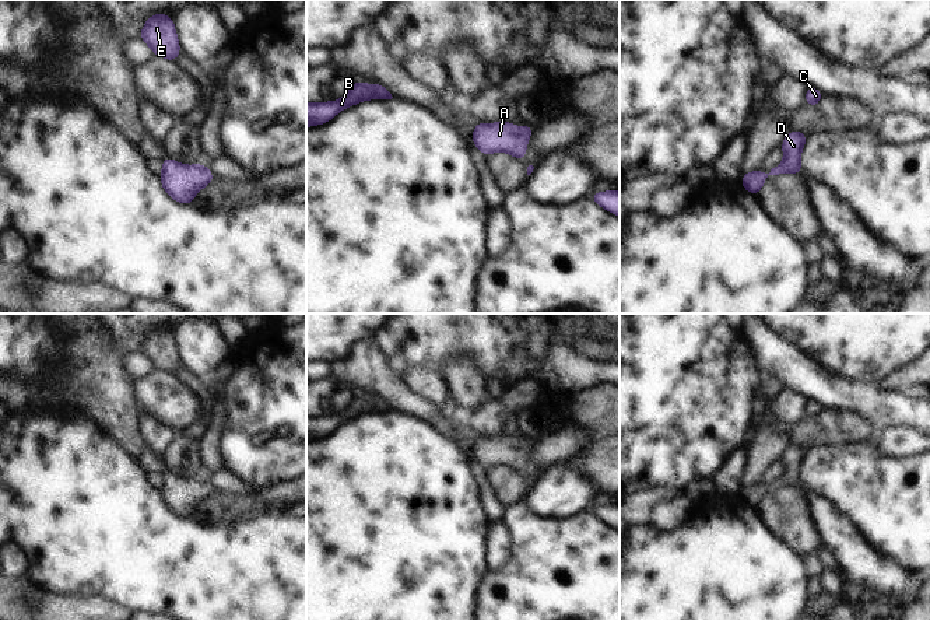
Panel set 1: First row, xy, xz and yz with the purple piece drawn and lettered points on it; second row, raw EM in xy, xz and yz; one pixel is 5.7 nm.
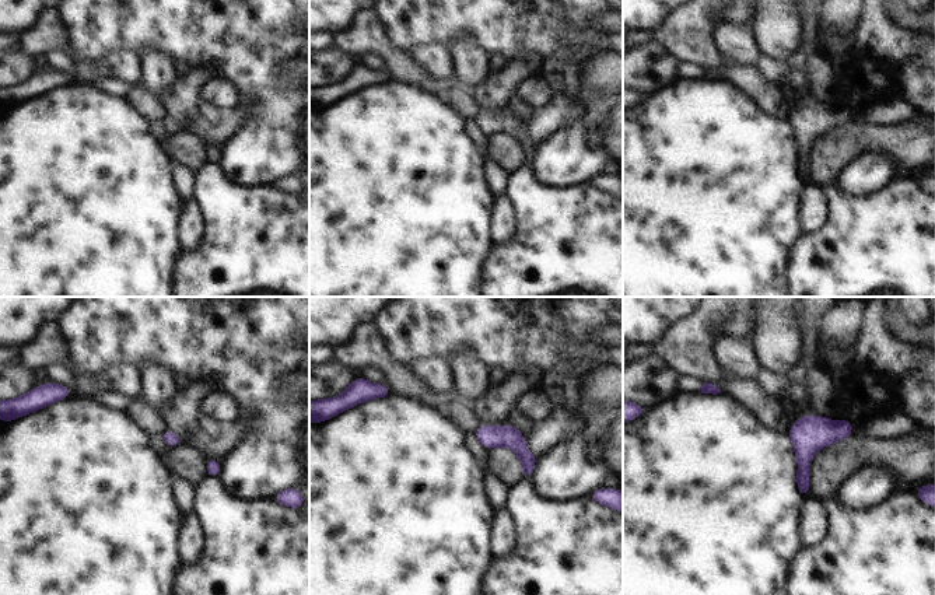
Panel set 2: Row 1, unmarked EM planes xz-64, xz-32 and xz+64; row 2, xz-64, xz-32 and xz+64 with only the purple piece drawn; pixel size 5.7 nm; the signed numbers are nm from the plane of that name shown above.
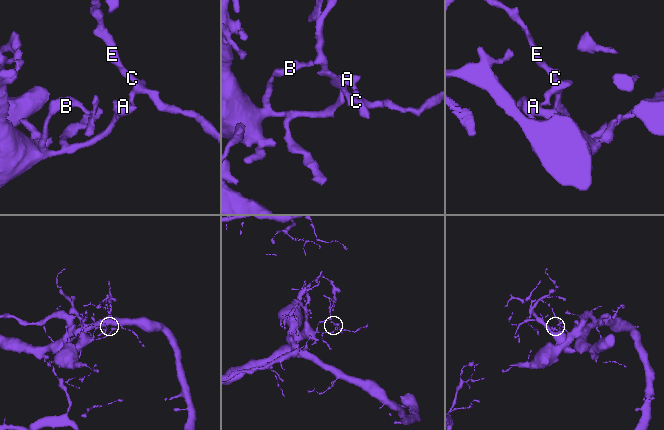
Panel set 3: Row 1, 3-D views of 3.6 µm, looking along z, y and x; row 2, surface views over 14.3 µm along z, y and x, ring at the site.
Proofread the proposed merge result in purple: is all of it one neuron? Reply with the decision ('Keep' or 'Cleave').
Keep

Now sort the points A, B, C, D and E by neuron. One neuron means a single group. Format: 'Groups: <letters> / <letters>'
Groups: A B C D E

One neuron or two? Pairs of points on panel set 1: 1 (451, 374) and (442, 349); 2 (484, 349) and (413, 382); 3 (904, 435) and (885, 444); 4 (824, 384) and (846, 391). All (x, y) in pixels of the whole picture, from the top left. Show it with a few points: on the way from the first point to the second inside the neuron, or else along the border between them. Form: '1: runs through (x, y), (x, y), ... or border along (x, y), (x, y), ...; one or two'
1: border along (439, 372), (451, 363), (467, 358), (478, 375); two
2: border along (439, 374), (407, 371), (403, 379); two
3: runs through (899, 440), (890, 444); one
4: runs through (830, 389), (841, 391); one

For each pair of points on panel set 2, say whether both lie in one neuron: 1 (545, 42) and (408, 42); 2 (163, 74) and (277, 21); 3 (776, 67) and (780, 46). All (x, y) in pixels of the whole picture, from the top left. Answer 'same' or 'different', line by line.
1: same
2: different
3: different

